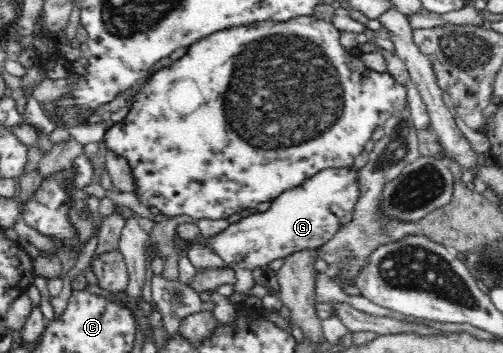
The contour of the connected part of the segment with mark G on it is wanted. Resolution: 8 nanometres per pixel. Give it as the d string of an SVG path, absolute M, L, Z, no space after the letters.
M330 168L314 174L298 188L283 192L263 213L228 225L218 234L187 241L180 239L177 248L188 253L192 244L199 244L213 252L236 273L235 291L244 292L253 286L252 271L267 267L277 259L286 259L300 250L318 249L338 232L338 229L352 218L352 211L358 198L357 174L353 168Z

